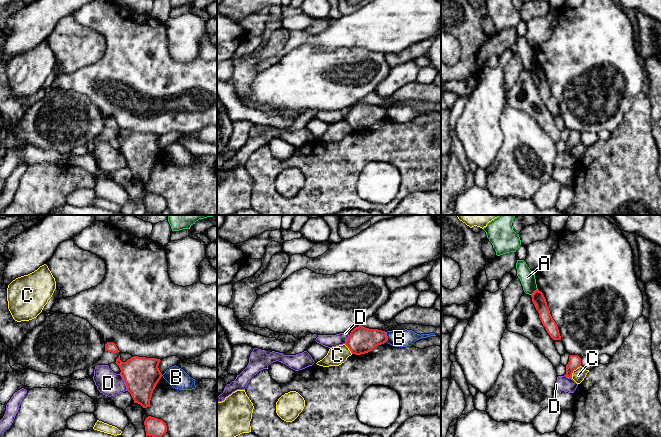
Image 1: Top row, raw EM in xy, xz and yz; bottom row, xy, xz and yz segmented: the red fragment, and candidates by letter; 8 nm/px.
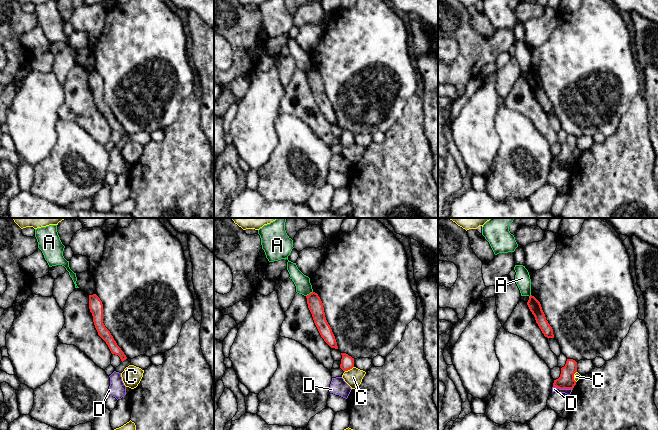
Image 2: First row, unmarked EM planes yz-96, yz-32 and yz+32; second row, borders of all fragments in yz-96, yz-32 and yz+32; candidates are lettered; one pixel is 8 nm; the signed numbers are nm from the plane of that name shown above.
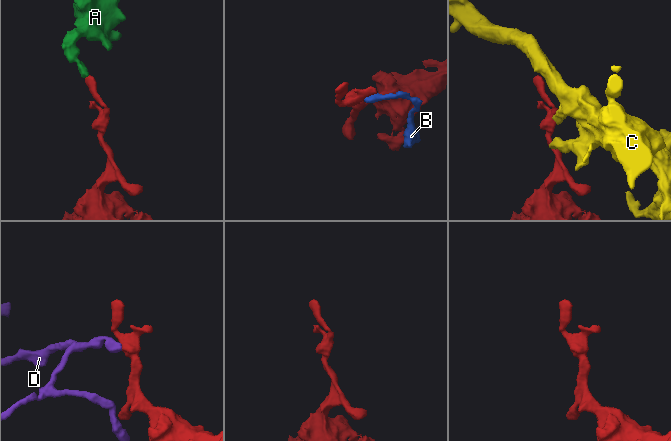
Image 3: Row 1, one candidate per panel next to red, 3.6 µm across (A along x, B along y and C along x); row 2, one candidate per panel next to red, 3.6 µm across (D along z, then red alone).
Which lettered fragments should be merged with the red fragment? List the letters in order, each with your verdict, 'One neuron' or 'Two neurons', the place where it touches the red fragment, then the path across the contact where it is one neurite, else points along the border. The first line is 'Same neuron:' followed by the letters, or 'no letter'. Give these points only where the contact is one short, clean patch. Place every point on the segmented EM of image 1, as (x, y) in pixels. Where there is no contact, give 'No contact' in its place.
Same neuron: no letter
A: Two neurons. Touches red at yz (534, 292). Boundary: yz (537, 289), (531, 295)
B: Two neurons. Touches red at xz (386, 337)
C: Two neurons. Touches red at yz (573, 370). Boundary: yz (580, 365), (573, 371), (571, 378)
D: Two neurons. Touches red at xy (125, 382). Boundary: xy (119, 374), (127, 390)

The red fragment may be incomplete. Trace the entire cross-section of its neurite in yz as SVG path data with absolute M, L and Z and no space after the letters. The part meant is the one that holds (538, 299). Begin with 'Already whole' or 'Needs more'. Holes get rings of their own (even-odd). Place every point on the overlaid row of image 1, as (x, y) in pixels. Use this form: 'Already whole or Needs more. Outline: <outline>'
Already whole. Outline: M536 290L531 297L533 304L539 313L539 318L547 333L553 340L561 340L558 326L550 314L550 310L543 293Z

